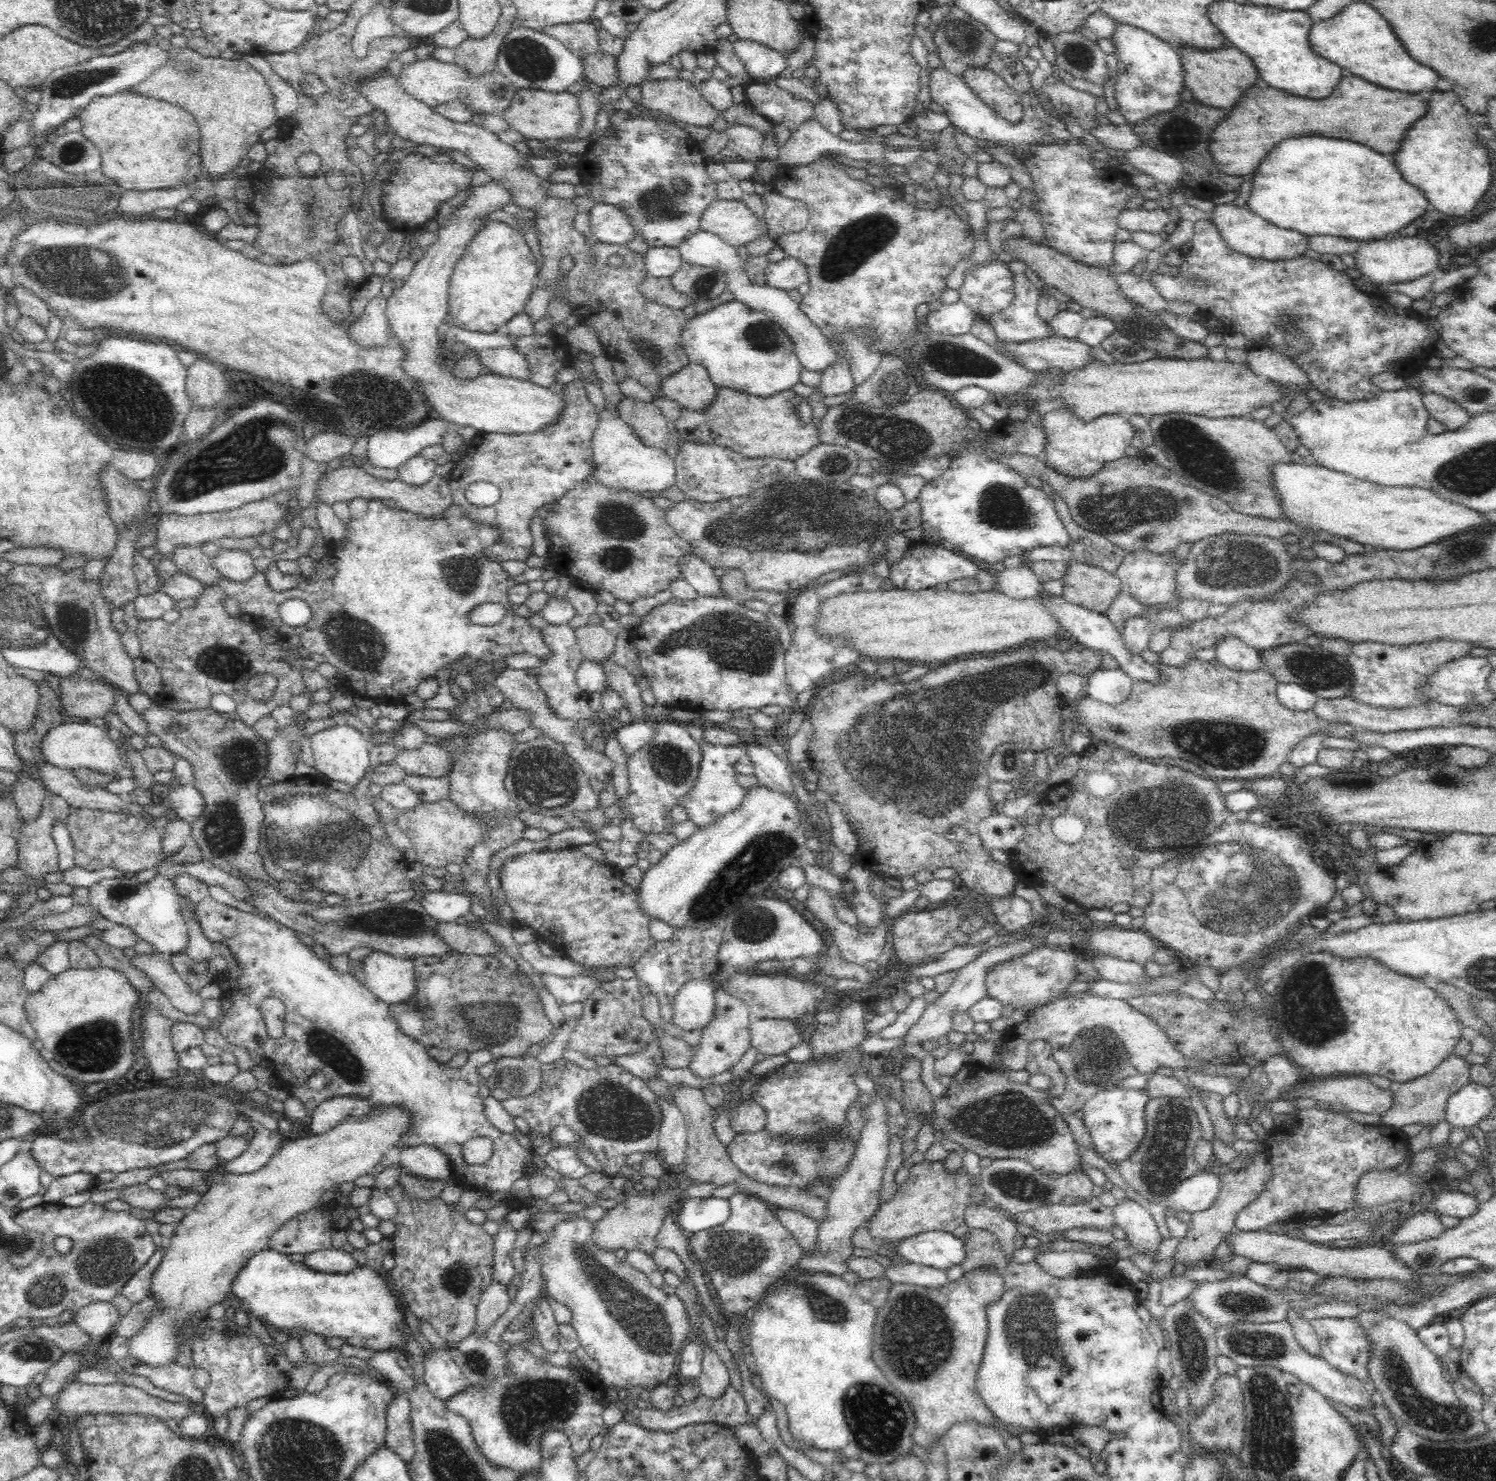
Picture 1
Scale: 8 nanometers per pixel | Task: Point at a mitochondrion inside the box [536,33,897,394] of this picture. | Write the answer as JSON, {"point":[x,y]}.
{"point":[659,206]}

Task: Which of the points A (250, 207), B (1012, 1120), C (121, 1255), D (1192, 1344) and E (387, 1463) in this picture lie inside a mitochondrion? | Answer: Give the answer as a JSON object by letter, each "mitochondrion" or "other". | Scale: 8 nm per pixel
{"A":"other","B":"mitochondrion","C":"mitochondrion","D":"mitochondrion","E":"other"}

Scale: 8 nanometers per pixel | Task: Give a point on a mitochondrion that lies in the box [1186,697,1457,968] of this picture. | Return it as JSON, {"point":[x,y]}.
{"point":[1358,781]}

